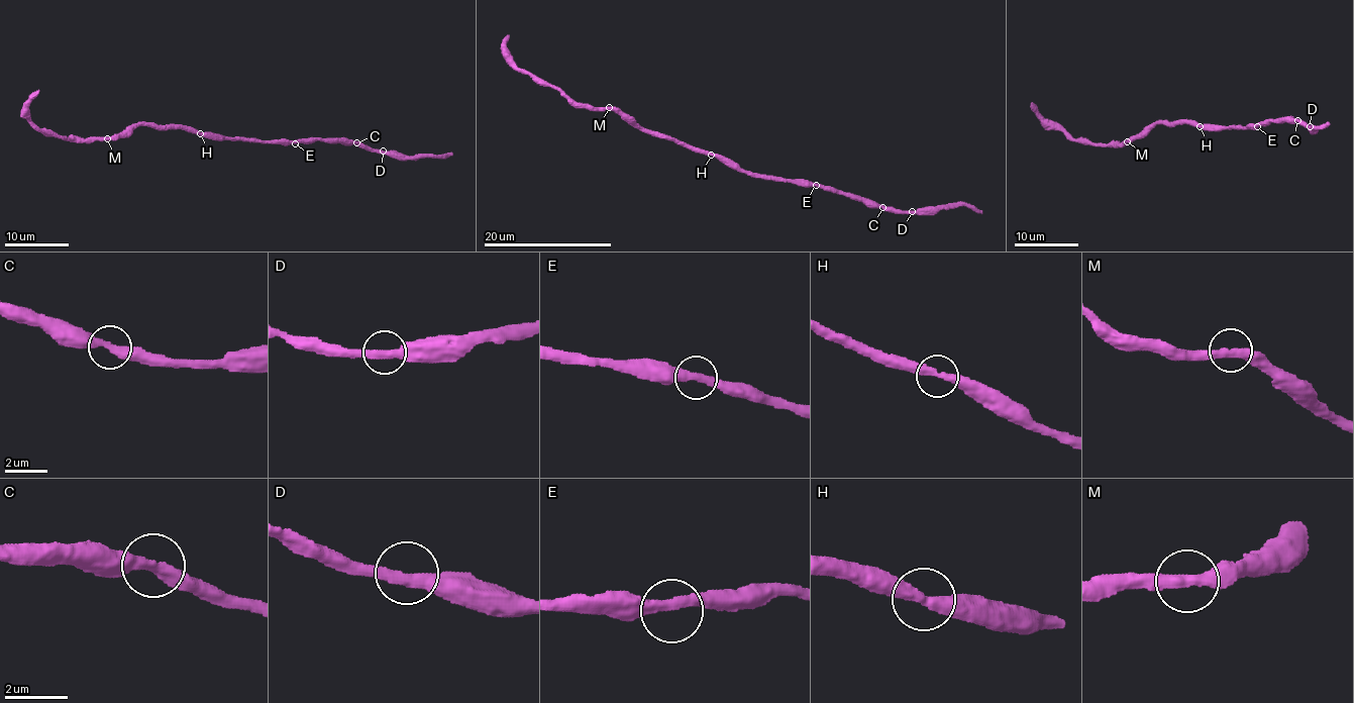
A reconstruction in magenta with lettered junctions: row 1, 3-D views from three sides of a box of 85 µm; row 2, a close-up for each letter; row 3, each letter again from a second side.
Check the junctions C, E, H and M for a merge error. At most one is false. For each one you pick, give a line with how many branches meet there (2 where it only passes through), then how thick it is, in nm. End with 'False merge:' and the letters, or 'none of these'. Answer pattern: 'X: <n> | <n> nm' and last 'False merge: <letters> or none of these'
False merge: none of these

